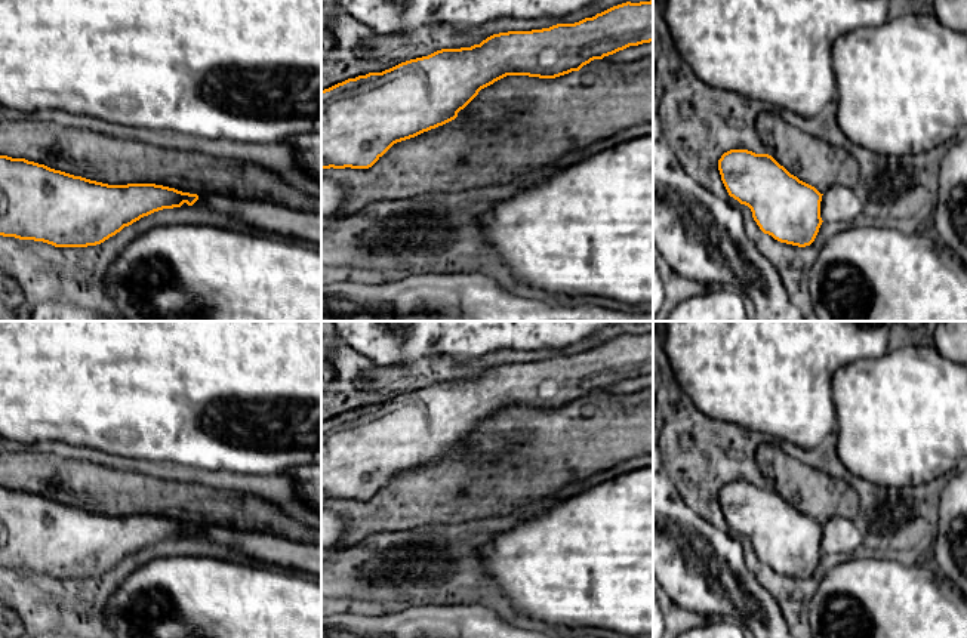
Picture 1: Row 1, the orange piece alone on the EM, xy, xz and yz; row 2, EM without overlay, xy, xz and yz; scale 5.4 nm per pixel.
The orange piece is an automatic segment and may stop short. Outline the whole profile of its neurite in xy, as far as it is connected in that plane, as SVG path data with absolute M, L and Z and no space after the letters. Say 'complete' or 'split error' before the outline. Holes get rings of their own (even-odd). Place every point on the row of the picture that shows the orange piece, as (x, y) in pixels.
complete | M0 155L0 235L3 237L43 241L55 247L96 246L144 216L163 209L181 207L184 203L193 206L197 200L197 194L182 192L163 185L108 185L55 170L25 158Z

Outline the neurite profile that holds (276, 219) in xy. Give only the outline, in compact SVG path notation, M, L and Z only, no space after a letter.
M200 194L193 206L184 203L181 207L200 207L225 213L255 229L321 247L321 213L221 194Z

